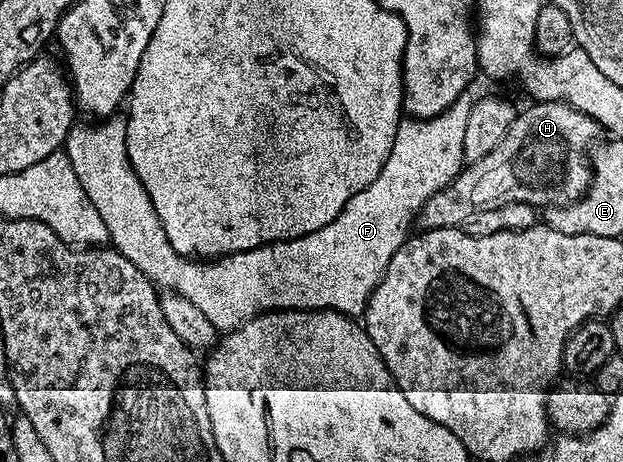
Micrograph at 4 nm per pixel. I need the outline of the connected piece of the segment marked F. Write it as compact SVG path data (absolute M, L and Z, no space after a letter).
M463 94L452 102L452 106L448 106L448 110L432 118L403 119L396 130L396 142L392 142L392 154L388 154L380 174L376 174L376 182L364 186L360 194L348 198L344 210L340 210L338 217L328 222L328 226L312 230L312 234L304 234L300 238L277 240L275 244L207 260L181 256L172 250L164 234L164 226L152 206L152 198L130 165L126 150L126 122L121 115L90 122L87 128L71 128L66 135L64 151L68 162L72 162L72 170L76 170L76 178L80 178L80 186L84 186L84 194L88 194L88 202L96 206L101 221L108 228L109 243L113 248L124 254L124 258L144 273L151 284L188 299L219 333L225 334L244 326L244 322L261 316L263 312L284 312L287 308L331 308L334 312L343 312L345 316L361 317L370 296L384 278L384 270L388 270L388 262L392 262L392 254L396 254L407 236L411 235L410 223L417 218L418 211L421 208L423 211L429 205L432 194L444 190L444 186L452 183L462 171L464 130L468 127L468 114L472 114L473 105L474 100Z

